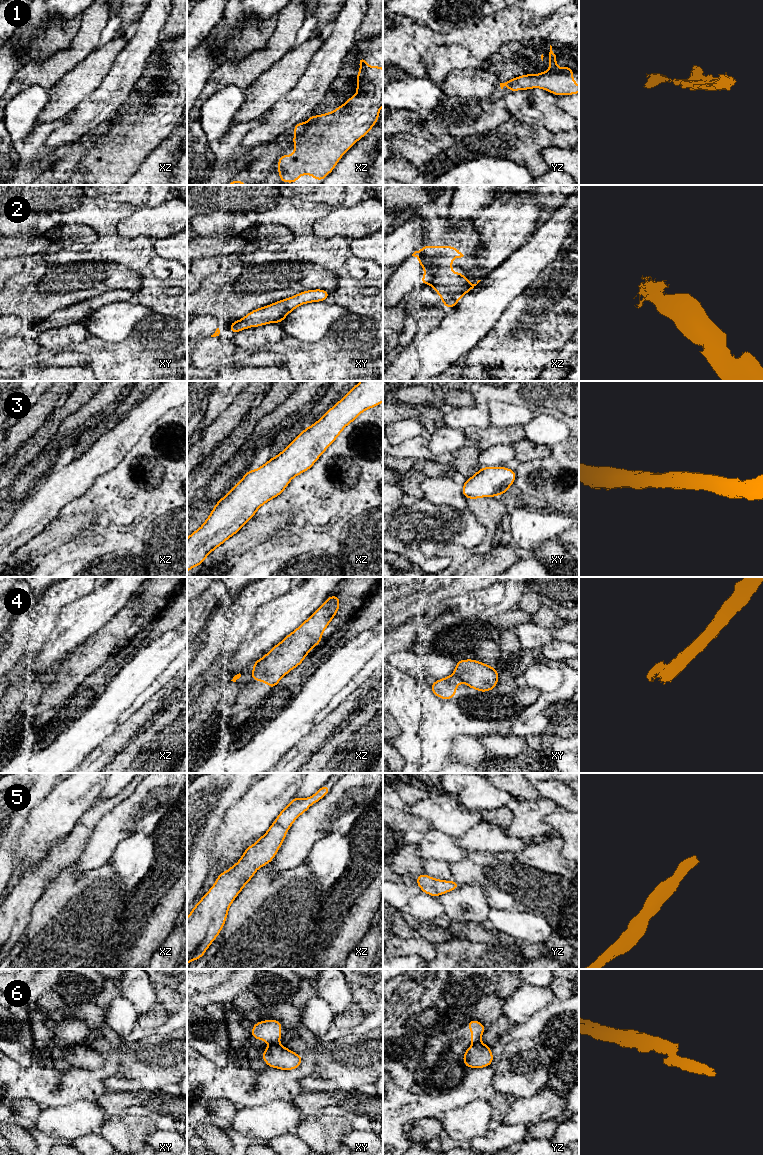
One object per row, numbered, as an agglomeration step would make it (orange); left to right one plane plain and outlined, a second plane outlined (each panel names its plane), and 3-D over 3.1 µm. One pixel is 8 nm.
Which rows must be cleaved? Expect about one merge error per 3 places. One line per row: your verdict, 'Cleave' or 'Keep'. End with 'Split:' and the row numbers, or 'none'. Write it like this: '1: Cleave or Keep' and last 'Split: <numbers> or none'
1: Keep
2: Keep
3: Keep
4: Cleave
5: Keep
6: Cleave
Split: 4, 6

